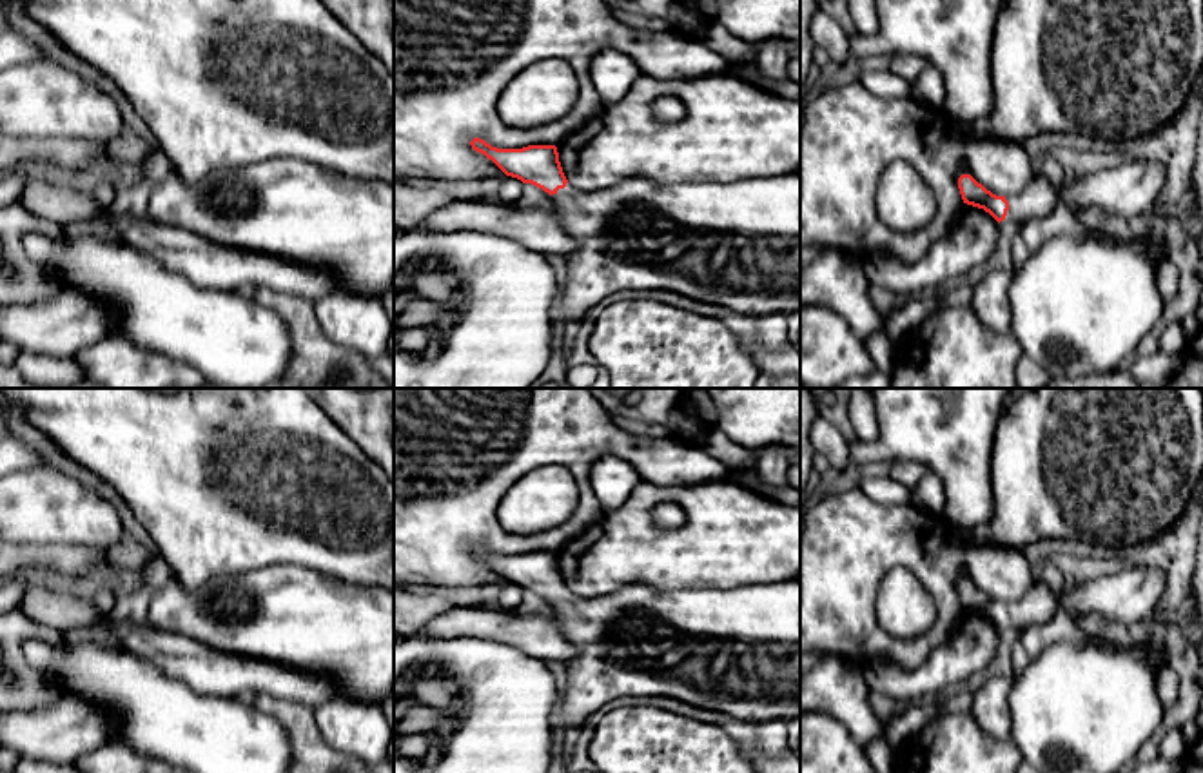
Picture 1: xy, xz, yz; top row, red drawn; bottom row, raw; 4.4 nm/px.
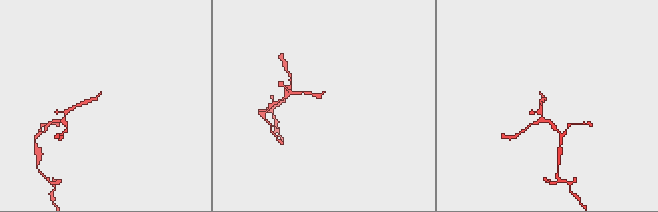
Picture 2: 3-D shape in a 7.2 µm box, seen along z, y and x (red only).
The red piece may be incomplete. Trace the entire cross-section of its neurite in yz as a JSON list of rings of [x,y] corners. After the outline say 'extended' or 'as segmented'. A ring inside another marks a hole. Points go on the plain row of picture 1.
[[[1127,566],[1061,593],[1054,593],[1042,579],[1032,581],[1025,595],[1009,606],[993,601],[971,581],[958,584],[958,595],[963,610],[983,615],[998,630],[1009,619],[1022,631],[1067,612],[1072,619],[1096,615],[1109,633],[1132,633],[1158,617],[1156,608],[1165,584],[1163,568]]]; extended

